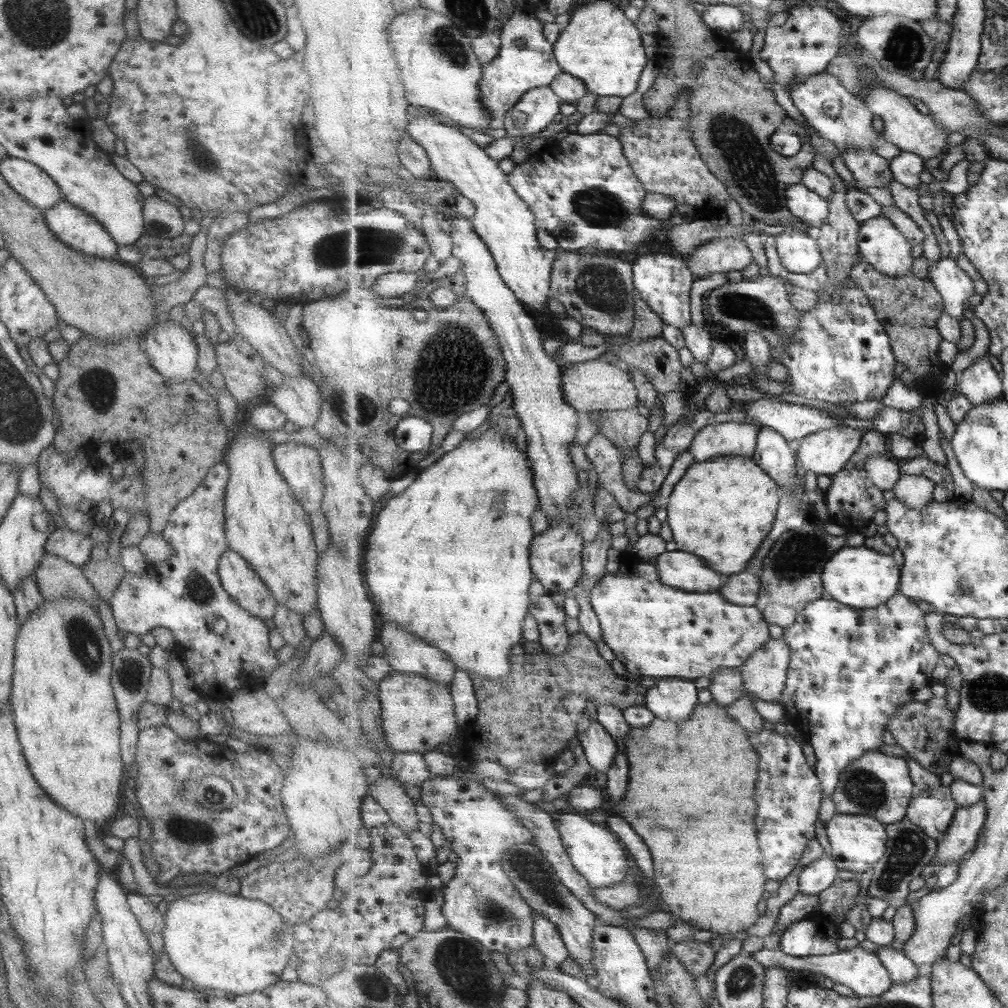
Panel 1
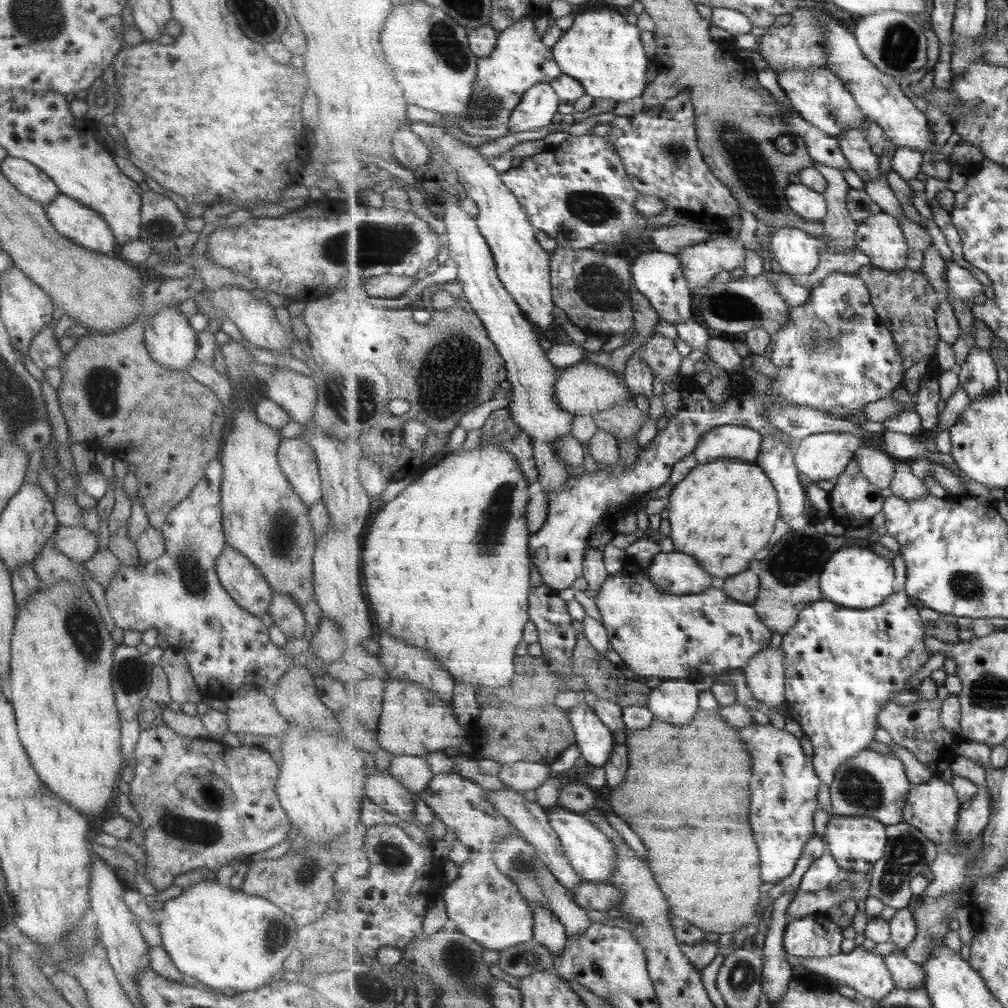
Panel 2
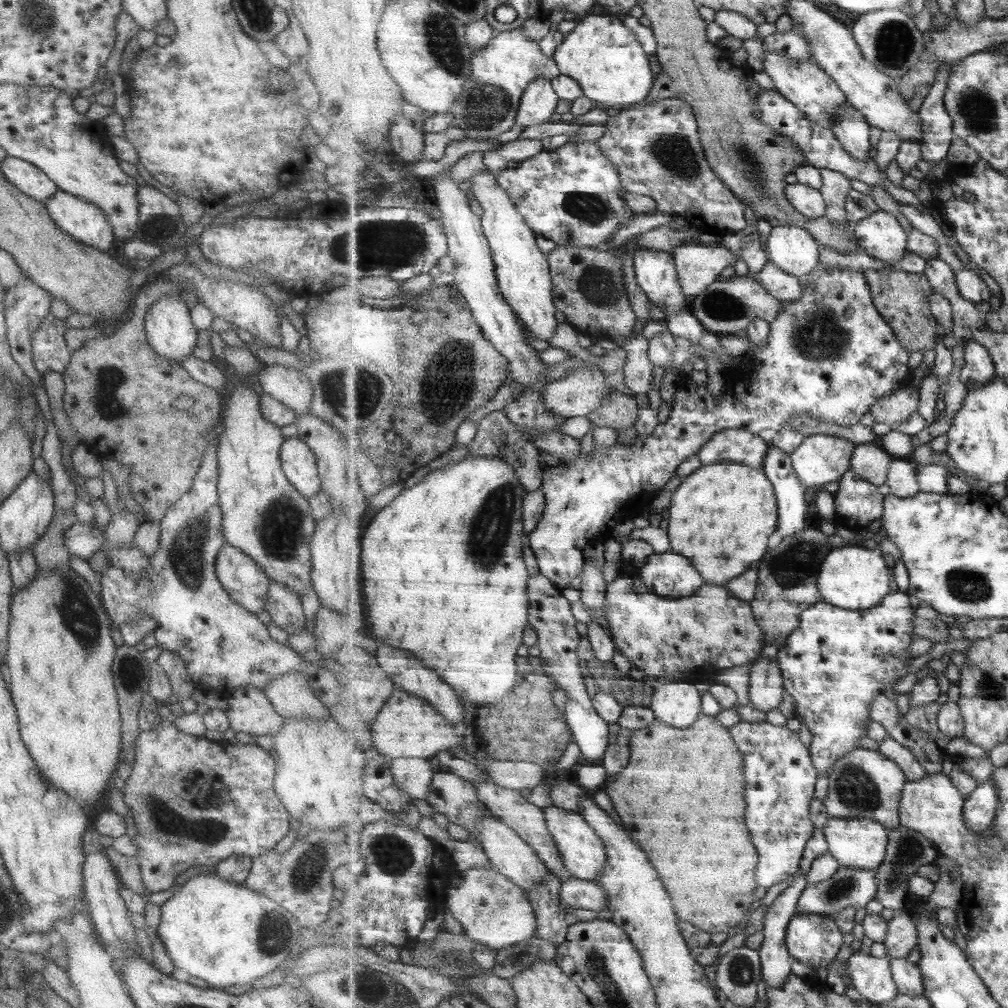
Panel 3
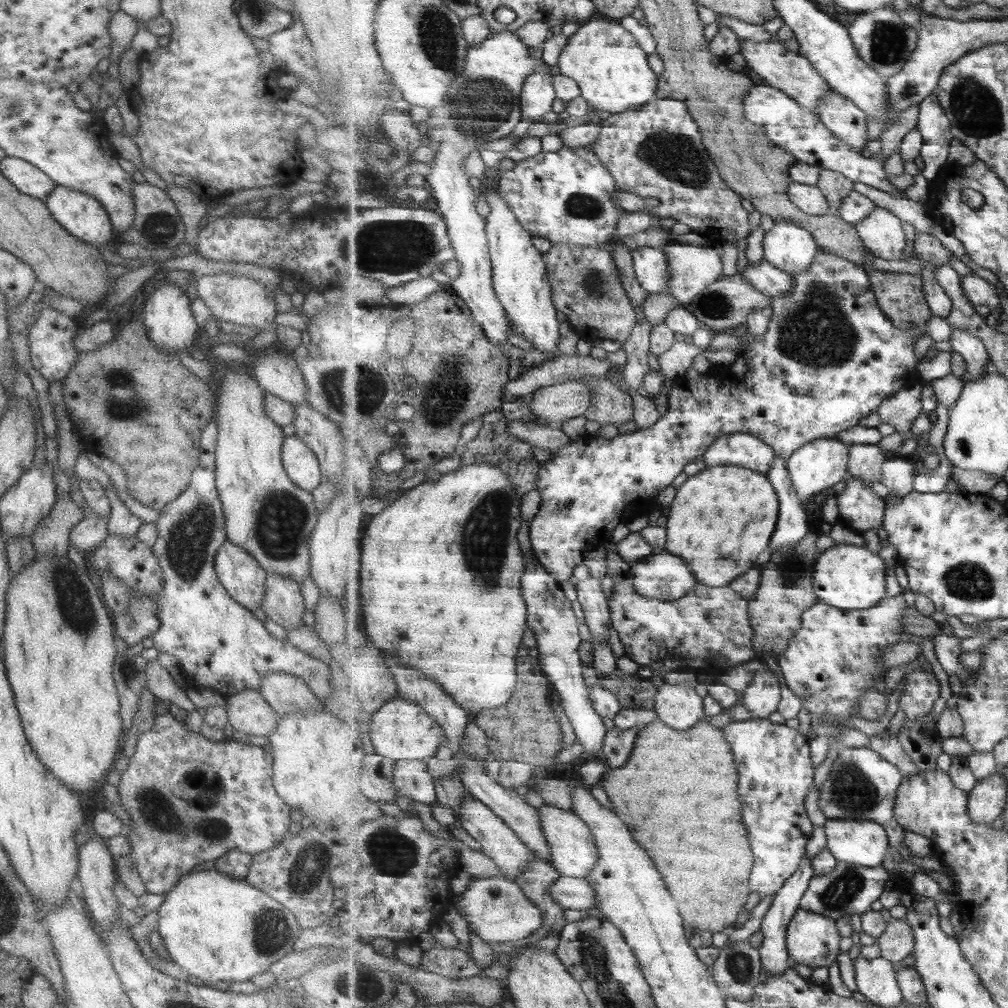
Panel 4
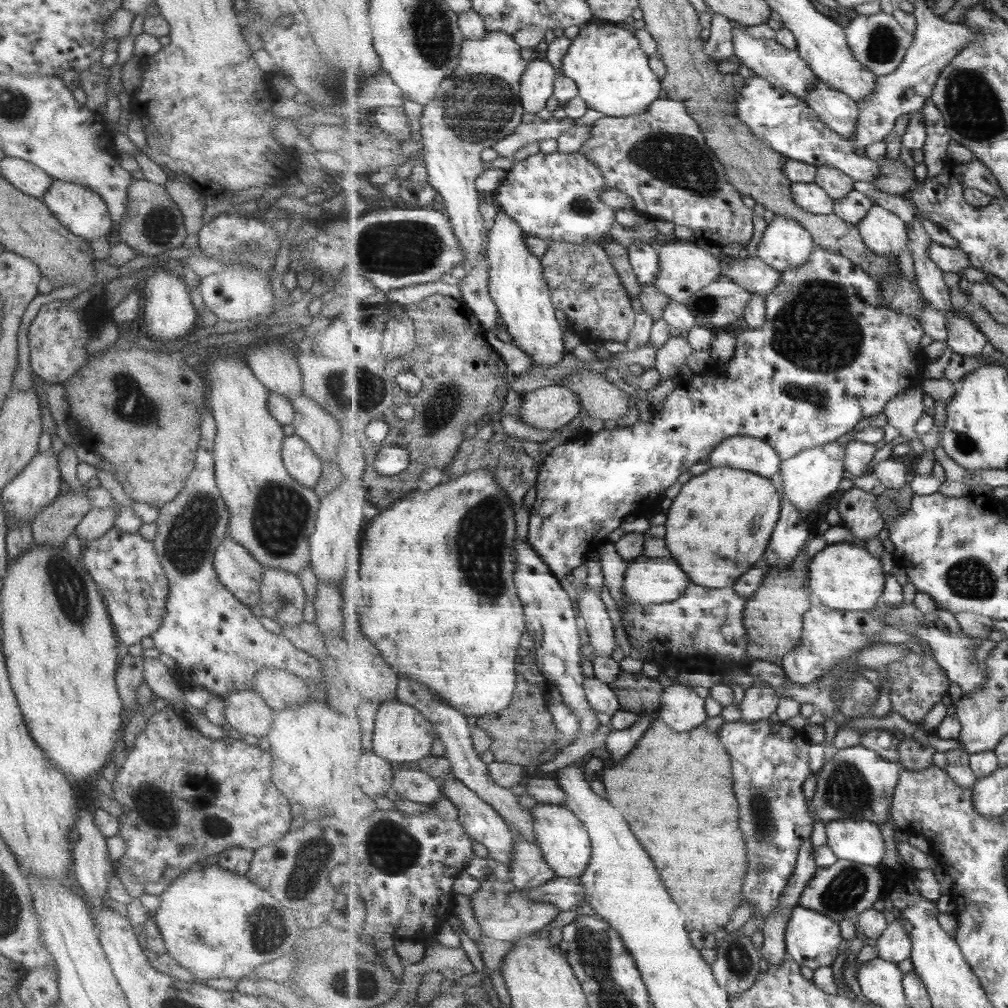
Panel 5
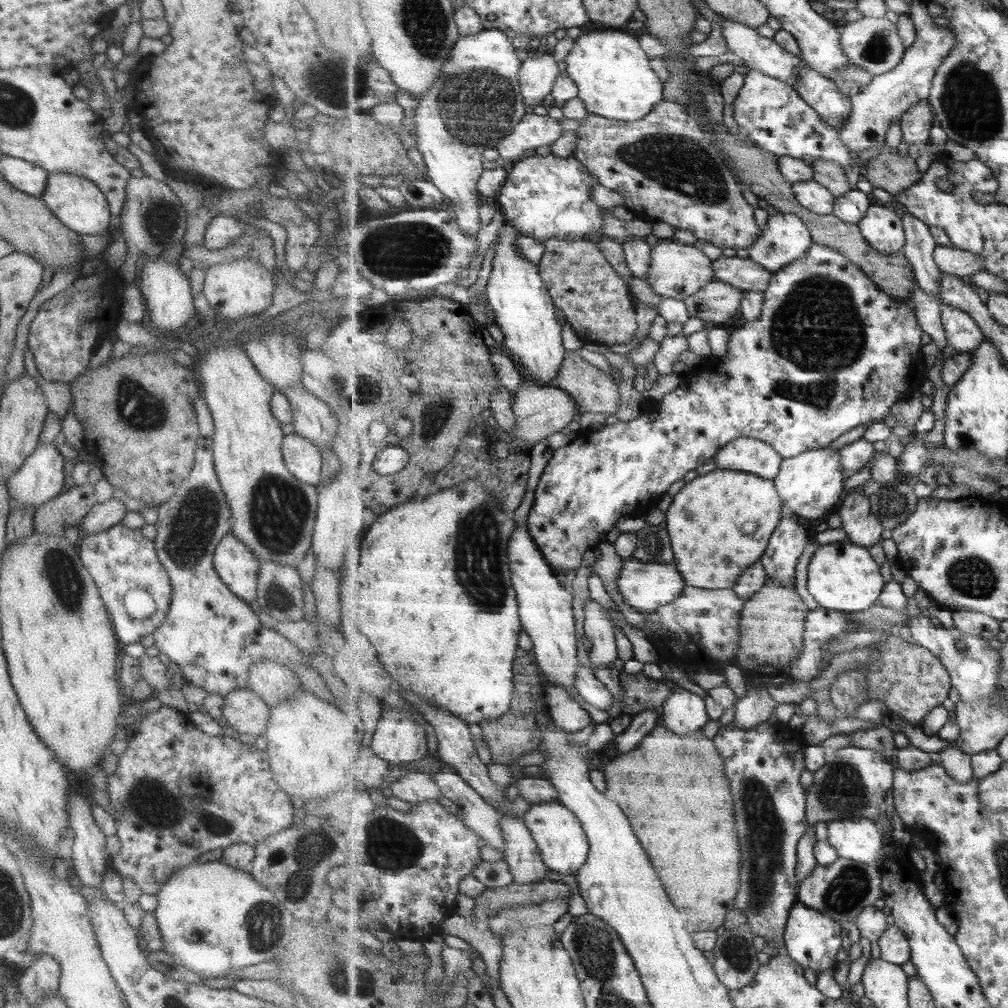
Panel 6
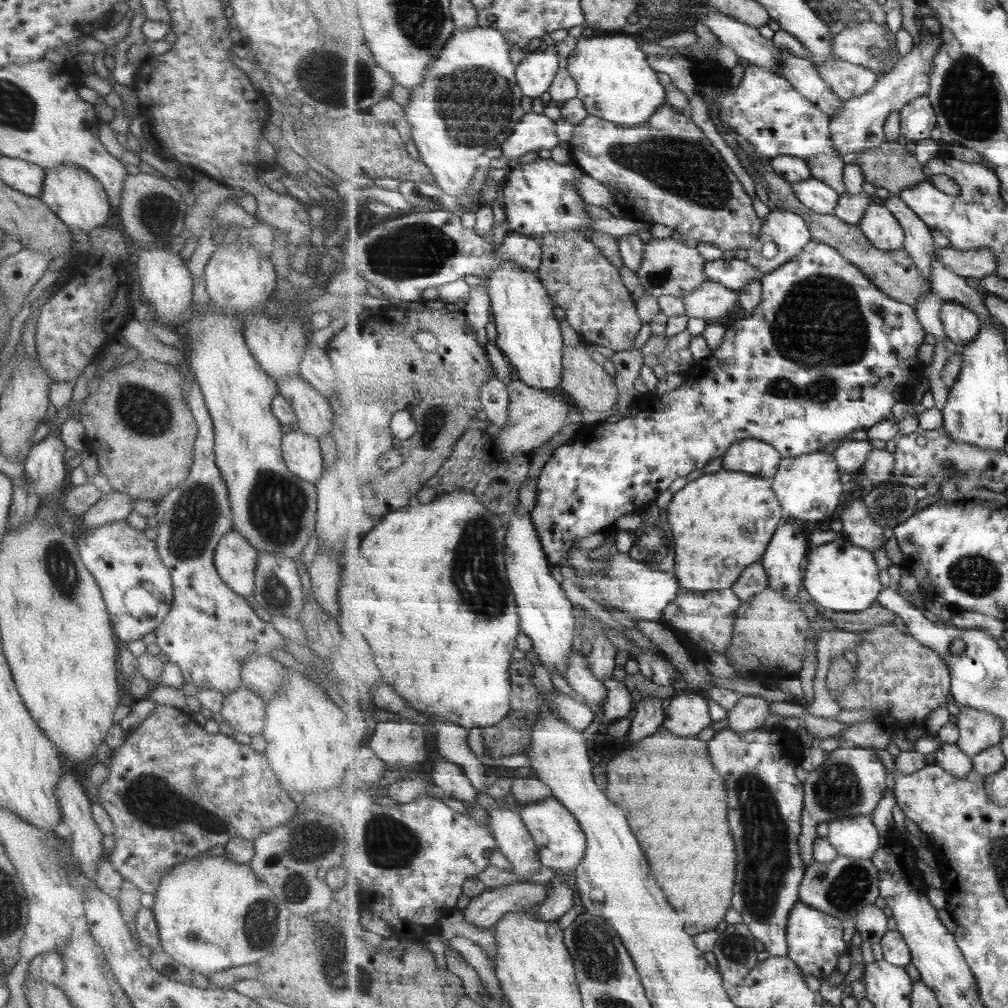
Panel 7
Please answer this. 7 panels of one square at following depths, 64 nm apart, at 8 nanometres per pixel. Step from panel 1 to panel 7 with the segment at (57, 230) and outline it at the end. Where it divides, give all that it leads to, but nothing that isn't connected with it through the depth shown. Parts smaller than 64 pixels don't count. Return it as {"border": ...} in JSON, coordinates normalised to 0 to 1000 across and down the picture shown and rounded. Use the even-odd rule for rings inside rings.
{"border":[[[63,164],[44,168],[43,185],[38,197],[43,199],[64,224],[80,227],[85,231],[102,224],[108,214],[109,202],[102,186],[92,174],[78,166]]]}

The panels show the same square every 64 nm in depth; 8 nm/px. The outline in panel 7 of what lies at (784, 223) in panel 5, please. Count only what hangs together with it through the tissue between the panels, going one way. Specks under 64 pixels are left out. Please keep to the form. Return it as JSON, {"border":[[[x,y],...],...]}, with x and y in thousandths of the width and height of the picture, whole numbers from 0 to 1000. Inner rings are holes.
{"border":[[[771,207],[757,220],[752,238],[740,249],[740,260],[747,261],[755,270],[767,270],[792,255],[806,239],[806,232],[800,217],[788,209]],[[767,240],[772,251],[766,256],[757,254],[757,244]]]}

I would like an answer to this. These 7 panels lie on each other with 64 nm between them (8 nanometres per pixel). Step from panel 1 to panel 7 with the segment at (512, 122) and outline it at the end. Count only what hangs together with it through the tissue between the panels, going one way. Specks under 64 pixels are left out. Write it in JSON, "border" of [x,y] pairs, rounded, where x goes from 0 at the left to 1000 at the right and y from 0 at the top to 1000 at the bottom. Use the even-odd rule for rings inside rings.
{"border":[[[553,44],[541,48],[536,46],[514,64],[512,75],[519,94],[526,98],[536,97],[546,91],[556,69]]]}

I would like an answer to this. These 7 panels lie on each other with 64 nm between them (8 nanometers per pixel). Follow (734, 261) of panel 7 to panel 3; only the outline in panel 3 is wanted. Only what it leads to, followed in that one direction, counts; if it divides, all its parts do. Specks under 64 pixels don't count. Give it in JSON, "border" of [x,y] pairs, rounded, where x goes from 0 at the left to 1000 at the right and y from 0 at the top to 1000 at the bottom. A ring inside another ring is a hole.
{"border":[[[763,259],[755,270],[746,273],[753,277],[763,291],[774,299],[791,298],[796,294],[798,285],[791,274],[775,268],[767,259]]]}

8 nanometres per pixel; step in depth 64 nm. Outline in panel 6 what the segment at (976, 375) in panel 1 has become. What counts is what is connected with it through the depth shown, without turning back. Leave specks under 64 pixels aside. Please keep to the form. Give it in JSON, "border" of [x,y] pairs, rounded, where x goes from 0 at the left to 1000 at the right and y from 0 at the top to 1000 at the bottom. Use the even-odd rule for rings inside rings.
{"border":[[[937,302],[935,317],[940,331],[940,341],[949,350],[965,351],[978,338],[973,324],[955,308]]]}

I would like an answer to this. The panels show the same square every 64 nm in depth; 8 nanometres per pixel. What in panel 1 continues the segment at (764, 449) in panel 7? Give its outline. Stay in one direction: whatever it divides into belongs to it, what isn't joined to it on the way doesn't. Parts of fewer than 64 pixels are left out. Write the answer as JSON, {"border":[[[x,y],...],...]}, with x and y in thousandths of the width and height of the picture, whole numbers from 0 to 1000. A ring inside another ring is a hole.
{"border":[[[738,419],[701,422],[689,432],[684,446],[691,459],[723,451],[747,453],[753,428],[753,423]]]}

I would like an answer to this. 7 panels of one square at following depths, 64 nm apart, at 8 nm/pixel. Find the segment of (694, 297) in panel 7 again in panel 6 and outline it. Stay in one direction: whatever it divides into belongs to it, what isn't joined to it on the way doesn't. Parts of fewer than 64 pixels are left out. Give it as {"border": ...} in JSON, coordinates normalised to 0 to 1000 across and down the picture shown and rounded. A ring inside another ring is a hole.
{"border":[[[708,278],[679,299],[686,313],[703,322],[716,323],[736,308],[740,289],[725,281]]]}

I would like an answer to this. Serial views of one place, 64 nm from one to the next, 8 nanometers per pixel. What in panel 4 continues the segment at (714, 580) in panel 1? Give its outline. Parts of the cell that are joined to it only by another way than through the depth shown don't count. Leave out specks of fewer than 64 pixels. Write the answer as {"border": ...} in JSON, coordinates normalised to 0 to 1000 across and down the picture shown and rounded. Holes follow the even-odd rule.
{"border":[[[663,548],[644,551],[628,561],[624,573],[634,589],[657,596],[674,595],[693,579],[678,554]]]}

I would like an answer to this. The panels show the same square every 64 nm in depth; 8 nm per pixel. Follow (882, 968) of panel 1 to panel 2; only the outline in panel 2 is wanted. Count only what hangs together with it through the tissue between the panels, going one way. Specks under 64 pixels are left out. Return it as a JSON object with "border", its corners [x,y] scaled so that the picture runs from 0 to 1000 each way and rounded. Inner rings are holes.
{"border":[[[854,938],[848,938],[841,945],[829,946],[823,949],[798,951],[783,945],[780,946],[780,949],[786,958],[798,958],[801,964],[813,966],[819,971],[827,972],[832,977],[843,978],[851,988],[876,992],[876,990],[882,989],[890,978],[882,959],[879,957],[877,948],[868,946],[867,942],[858,942]]]}

